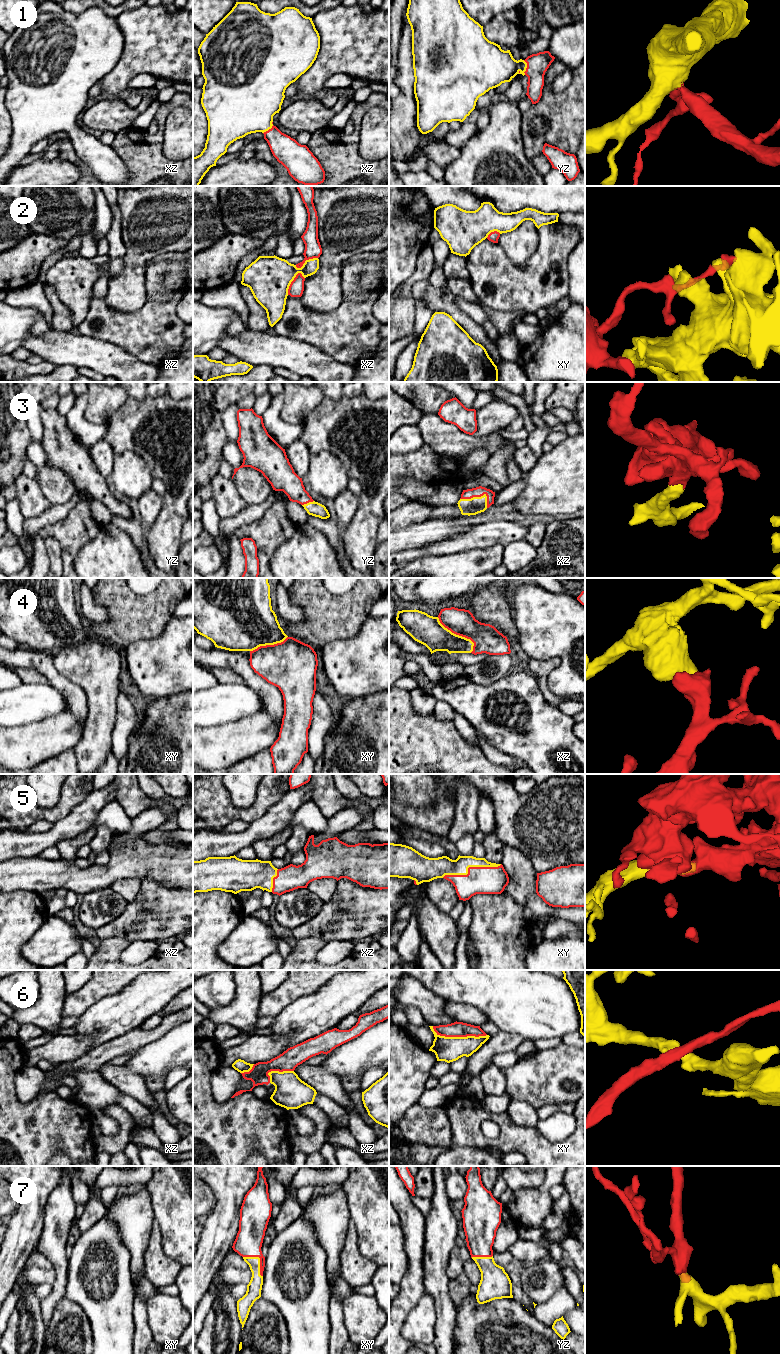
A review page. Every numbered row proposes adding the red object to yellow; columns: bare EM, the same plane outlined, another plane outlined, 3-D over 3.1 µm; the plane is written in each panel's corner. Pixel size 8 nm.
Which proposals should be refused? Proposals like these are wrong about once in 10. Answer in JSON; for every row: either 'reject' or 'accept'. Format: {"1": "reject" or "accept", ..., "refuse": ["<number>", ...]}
{"1": "accept", "2": "reject", "3": "accept", "4": "accept", "5": "accept", "6": "reject", "7": "accept", "refuse": ["2", "6"]}

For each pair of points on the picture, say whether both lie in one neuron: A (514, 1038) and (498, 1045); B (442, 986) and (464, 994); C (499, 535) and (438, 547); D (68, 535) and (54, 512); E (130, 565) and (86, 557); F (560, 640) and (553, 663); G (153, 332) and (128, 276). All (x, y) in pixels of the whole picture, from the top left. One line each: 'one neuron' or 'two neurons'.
A: one neuron
B: one neuron
C: one neuron
D: two neurons
E: one neuron
F: two neurons
G: two neurons

